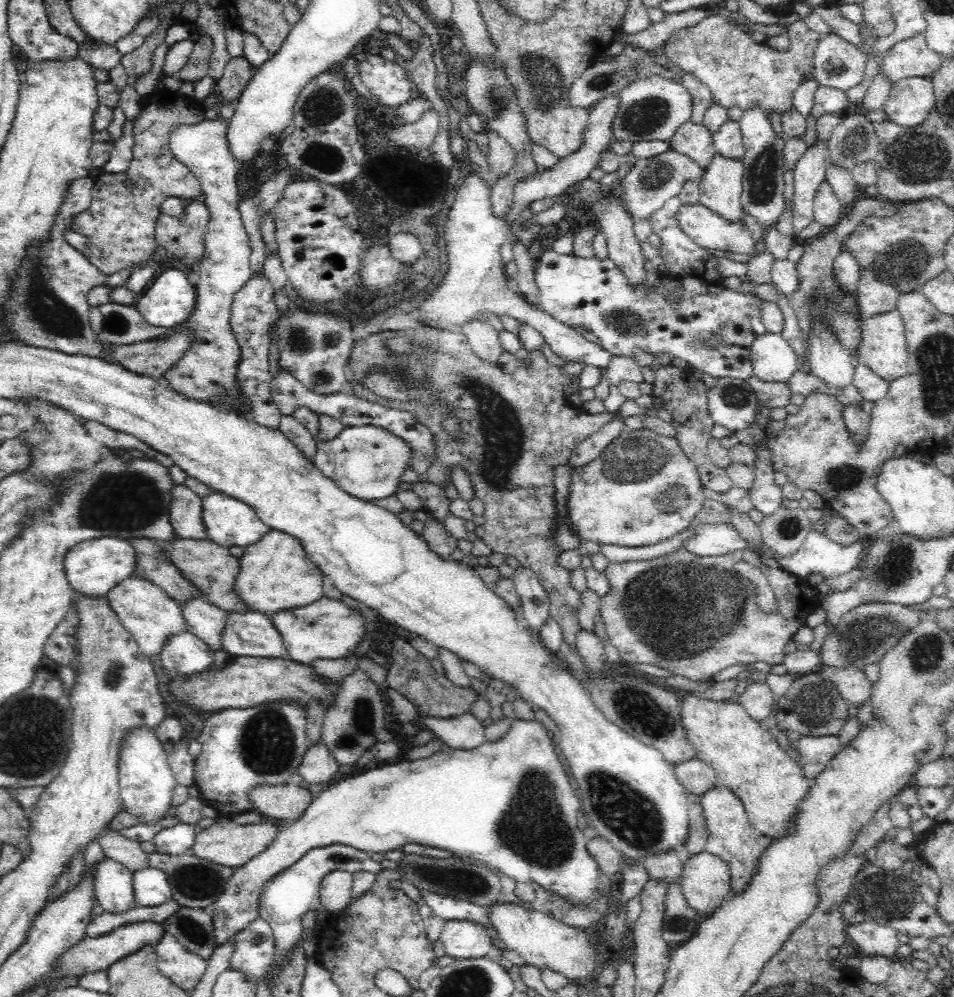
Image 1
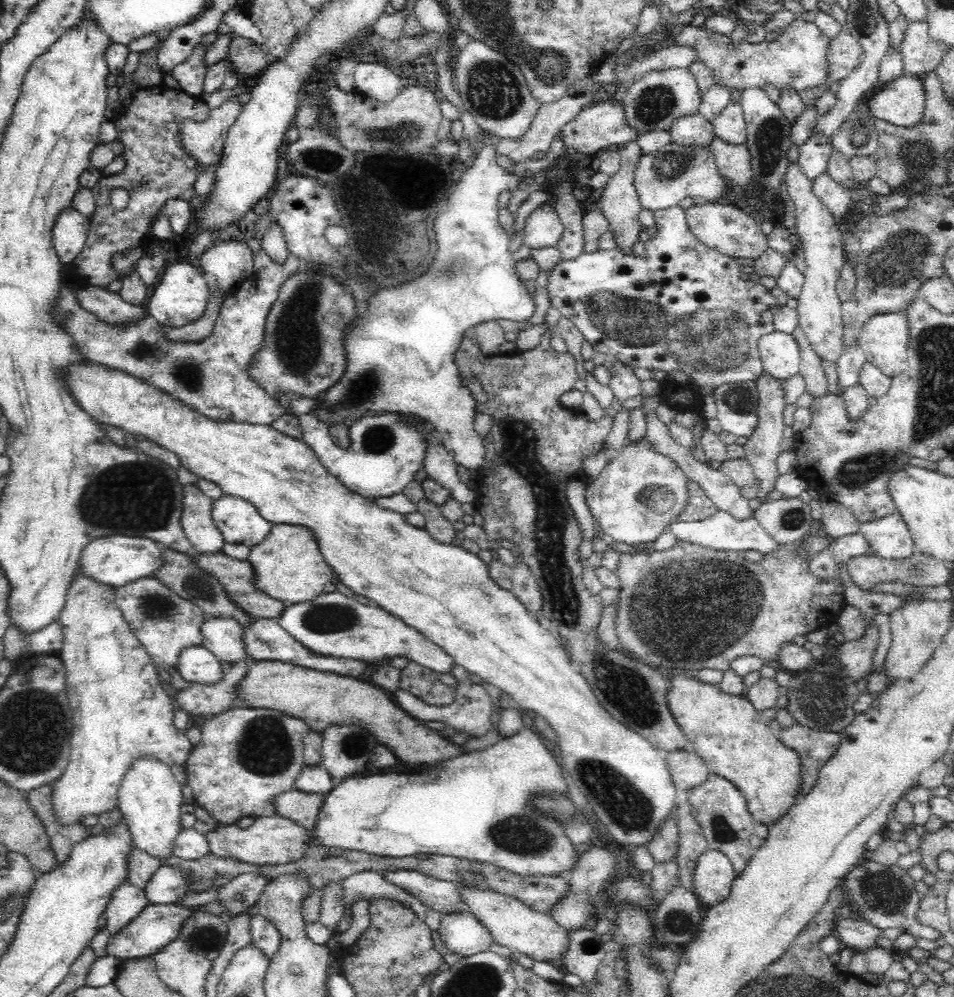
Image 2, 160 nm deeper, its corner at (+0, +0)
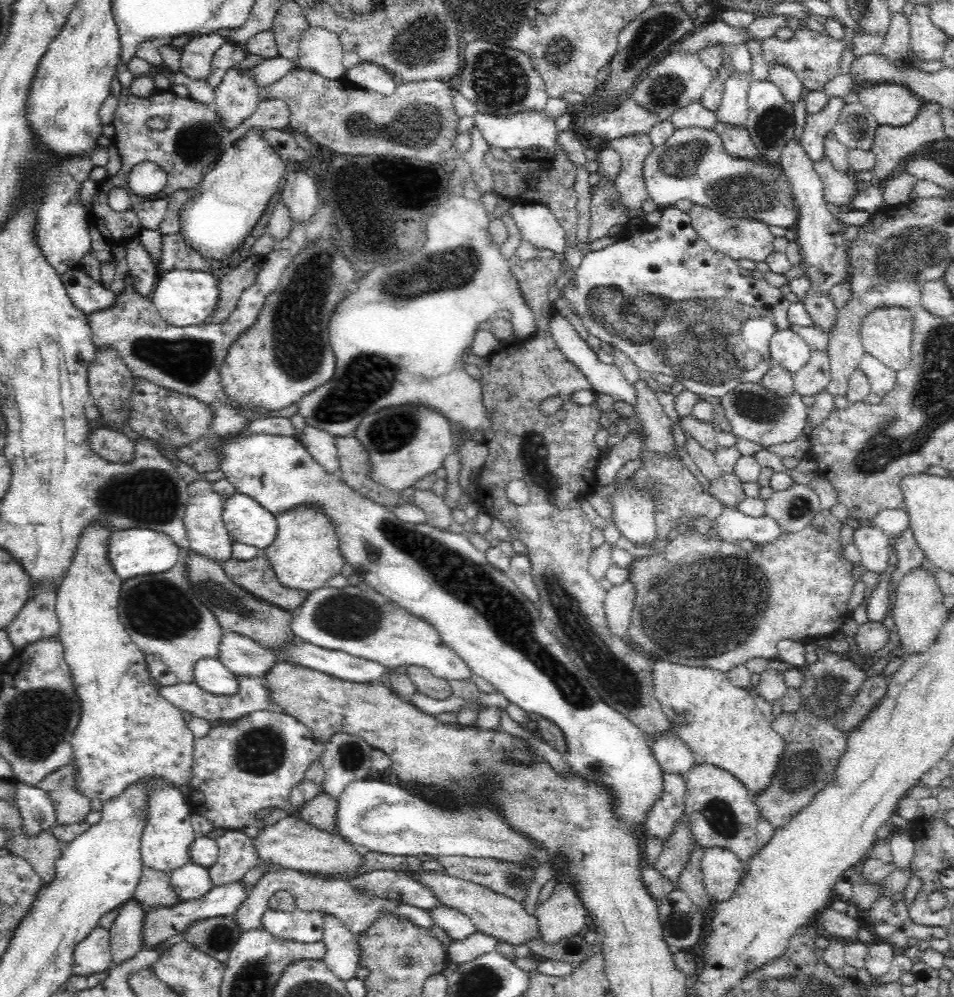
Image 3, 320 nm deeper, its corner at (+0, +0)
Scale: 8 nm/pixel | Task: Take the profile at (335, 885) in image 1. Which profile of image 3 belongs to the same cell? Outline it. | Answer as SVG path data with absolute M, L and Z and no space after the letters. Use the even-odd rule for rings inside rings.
M324 913L324 932L322 941L326 944L325 965L343 981L356 976L358 970L358 942L356 936L342 925L342 922L329 913Z

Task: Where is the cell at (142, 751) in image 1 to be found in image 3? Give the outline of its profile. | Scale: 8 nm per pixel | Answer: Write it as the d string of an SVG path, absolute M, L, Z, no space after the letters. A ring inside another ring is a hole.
M160 775L143 776L136 782L145 791L143 802L143 821L140 850L141 859L146 867L154 868L168 874L173 868L190 862L189 844L194 840L194 829L190 824L191 808L182 791Z

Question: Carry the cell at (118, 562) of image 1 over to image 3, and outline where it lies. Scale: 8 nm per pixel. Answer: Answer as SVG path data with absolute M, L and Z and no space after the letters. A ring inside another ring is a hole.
M145 528L112 531L112 536L108 538L107 561L109 568L123 581L136 578L136 576L166 572L178 562L180 553L182 551L172 540L168 539L168 536Z

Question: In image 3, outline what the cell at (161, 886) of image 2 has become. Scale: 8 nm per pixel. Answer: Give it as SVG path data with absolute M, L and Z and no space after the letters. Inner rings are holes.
M192 861L173 868L167 874L170 889L179 901L202 898L212 890L208 869Z

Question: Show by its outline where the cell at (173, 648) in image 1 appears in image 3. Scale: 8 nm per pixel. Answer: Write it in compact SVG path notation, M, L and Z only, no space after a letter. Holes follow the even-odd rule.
M218 657L199 658L193 666L194 683L215 695L231 695L238 691L236 675L228 670Z

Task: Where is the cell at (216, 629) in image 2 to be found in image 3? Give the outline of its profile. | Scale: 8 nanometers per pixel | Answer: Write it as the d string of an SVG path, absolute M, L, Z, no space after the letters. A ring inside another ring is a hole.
M223 631L217 644L219 661L235 675L262 677L278 660L270 649L236 631Z

